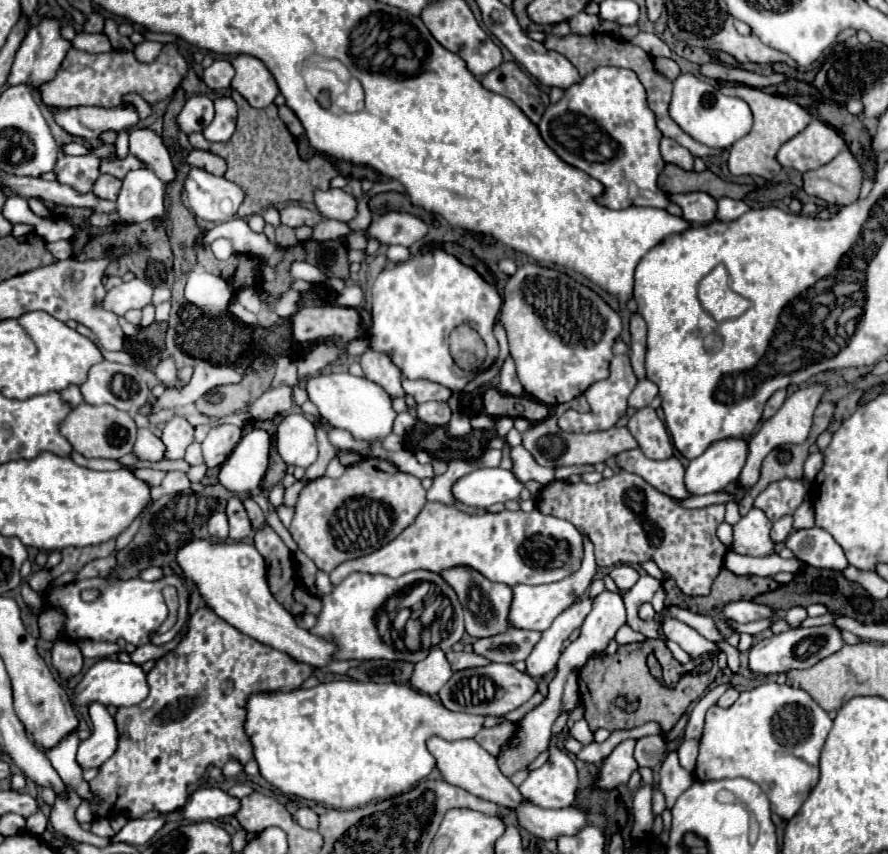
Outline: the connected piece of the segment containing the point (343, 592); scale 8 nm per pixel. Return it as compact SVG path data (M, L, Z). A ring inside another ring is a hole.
M411 571L405 573L397 579L387 577L387 575L369 575L369 573L351 573L343 583L339 583L331 595L321 597L323 601L323 609L319 613L319 623L311 629L311 633L325 637L327 641L335 643L341 651L335 655L335 659L343 661L343 659L401 659L401 661L409 661L409 663L417 663L419 659L425 657L425 653L401 653L397 649L393 649L391 645L387 645L377 629L377 611L383 607L383 603L395 595L397 591L401 591L407 585L419 583L419 581L429 581L435 583L443 595L447 595L447 599L451 601L453 607L453 623L451 623L451 633L447 639L443 639L443 651L451 649L457 641L461 641L463 633L465 633L465 625L463 625L463 607L455 595L455 591L443 581L441 575L437 573L429 573L429 571Z

